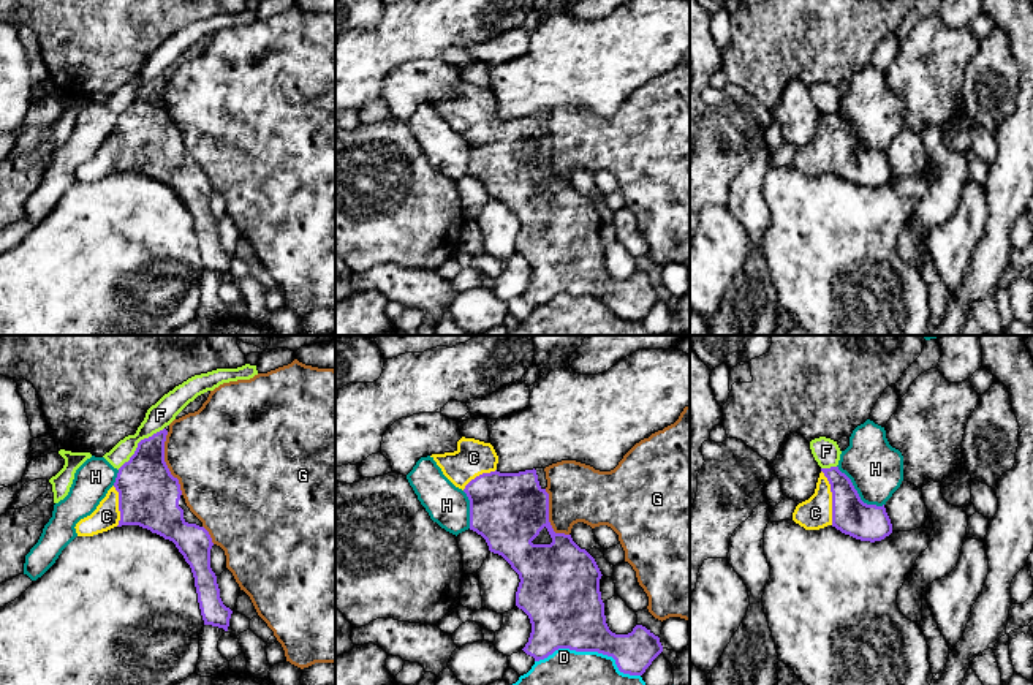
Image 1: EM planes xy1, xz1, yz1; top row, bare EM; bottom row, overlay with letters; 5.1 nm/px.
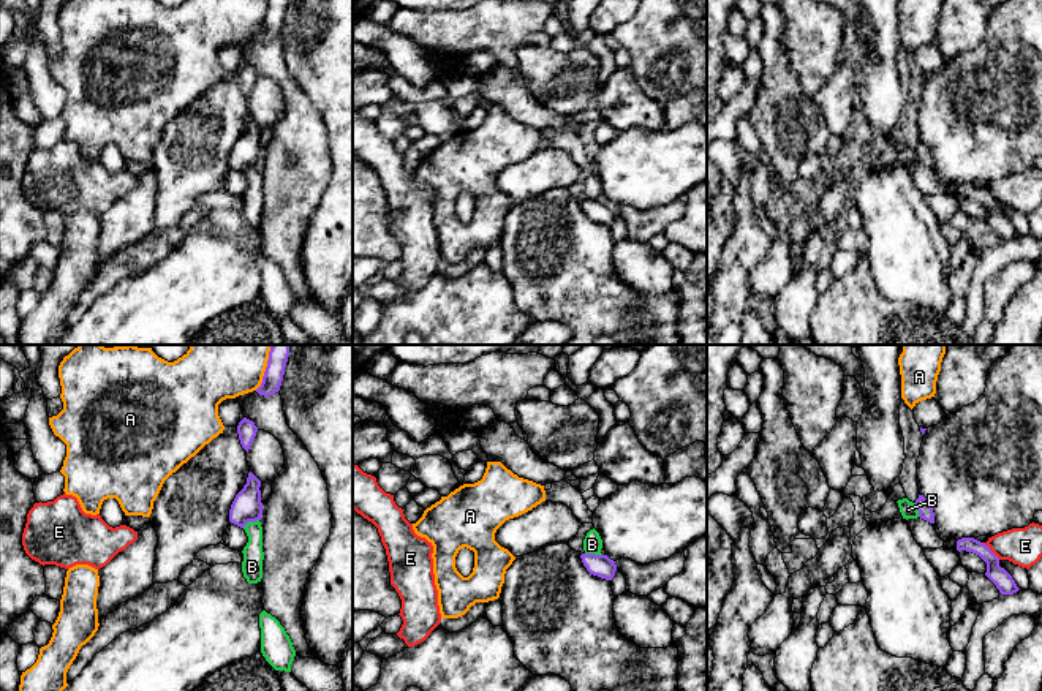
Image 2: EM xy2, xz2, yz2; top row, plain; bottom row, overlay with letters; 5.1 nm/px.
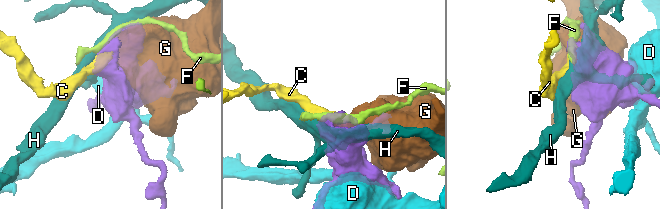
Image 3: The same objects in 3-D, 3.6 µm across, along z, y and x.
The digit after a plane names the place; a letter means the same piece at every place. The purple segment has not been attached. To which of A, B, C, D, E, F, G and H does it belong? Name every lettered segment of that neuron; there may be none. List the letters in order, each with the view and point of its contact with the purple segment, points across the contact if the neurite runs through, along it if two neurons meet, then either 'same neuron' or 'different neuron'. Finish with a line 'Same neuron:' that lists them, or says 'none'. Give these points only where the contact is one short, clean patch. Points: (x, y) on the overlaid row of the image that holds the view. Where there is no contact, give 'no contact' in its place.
A: meets purple in xy2 at (266, 367); different neuron
B: meets purple in xz2 at (593, 554); border along xz2 (585, 552), (601, 555); different neuron
C: meets purple in yz1 at (832, 497); same neuron
D: meets purple in xz1 at (590, 650); different neuron
E: meets purple in yz2 at (990, 551); border along yz2 (982, 543), (1000, 558); different neuron
F: meets purple in xy1 at (138, 445); different neuron
G: meets purple in xy1 at (165, 464); different neuron
H: meets purple in yz1 at (858, 494); different neuron
Same neuron: C

